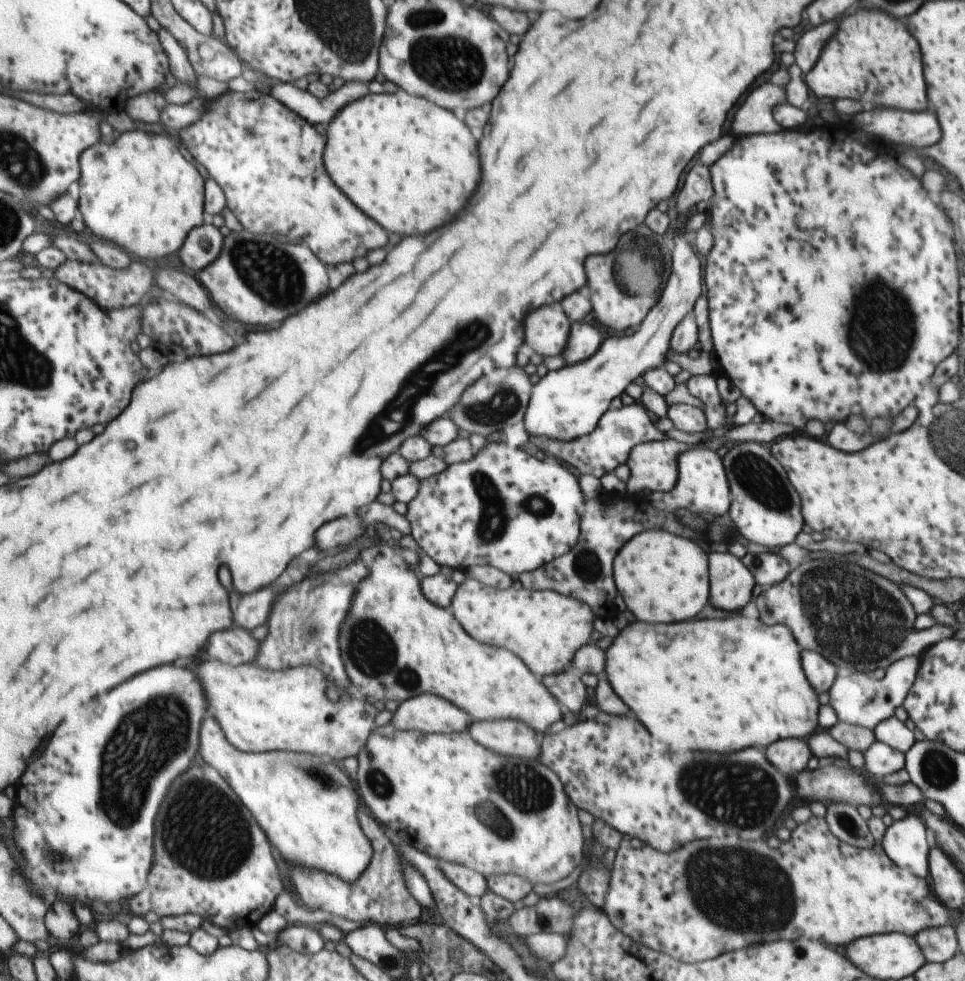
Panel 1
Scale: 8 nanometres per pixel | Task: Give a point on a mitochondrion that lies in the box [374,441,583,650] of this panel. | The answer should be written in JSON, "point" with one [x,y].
{"point":[493,526]}

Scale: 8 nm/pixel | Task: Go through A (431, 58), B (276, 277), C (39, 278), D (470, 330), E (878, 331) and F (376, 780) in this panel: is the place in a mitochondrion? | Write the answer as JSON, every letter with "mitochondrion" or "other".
{"A":"mitochondrion","B":"mitochondrion","C":"other","D":"mitochondrion","E":"mitochondrion","F":"mitochondrion"}

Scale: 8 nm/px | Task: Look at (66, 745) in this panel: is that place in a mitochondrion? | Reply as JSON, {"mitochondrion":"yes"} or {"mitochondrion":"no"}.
{"mitochondrion":"no"}

